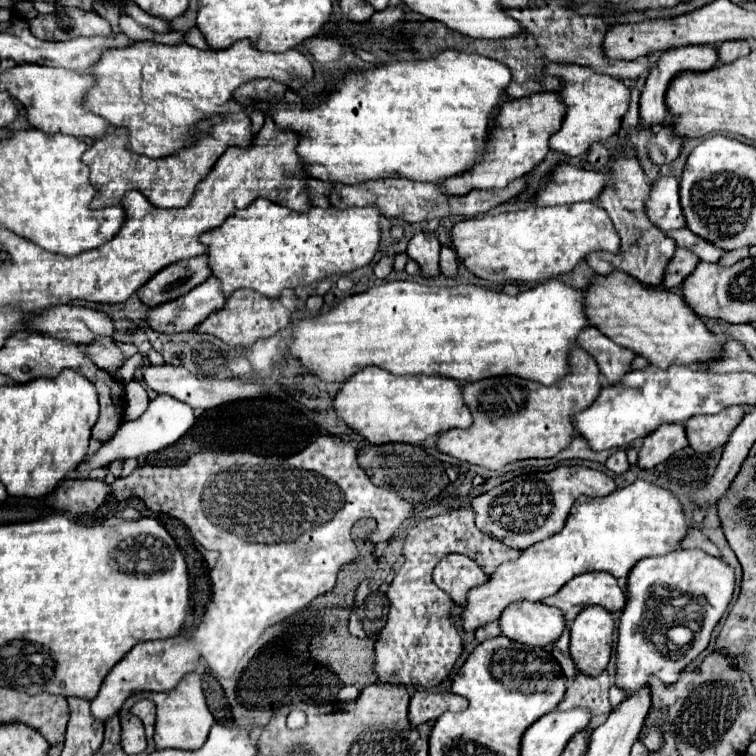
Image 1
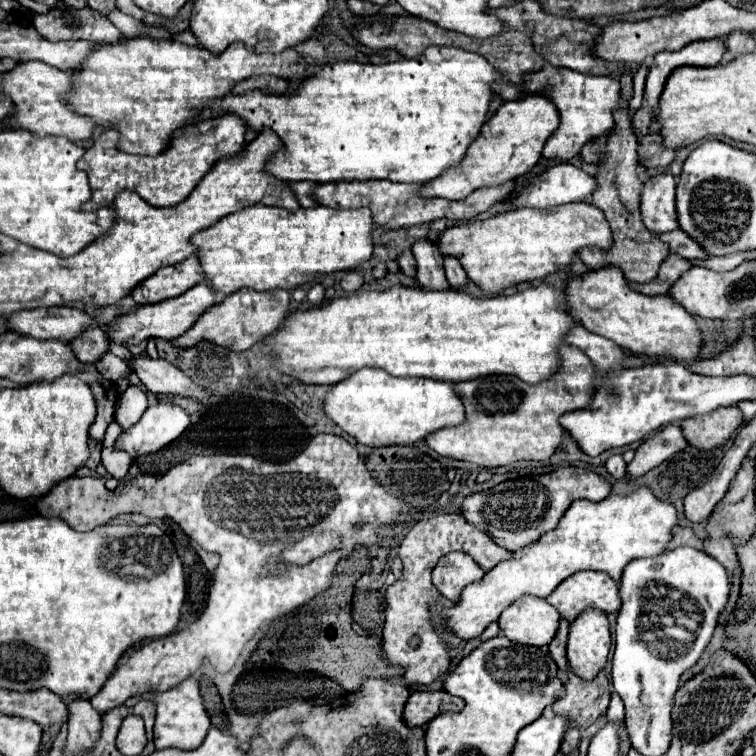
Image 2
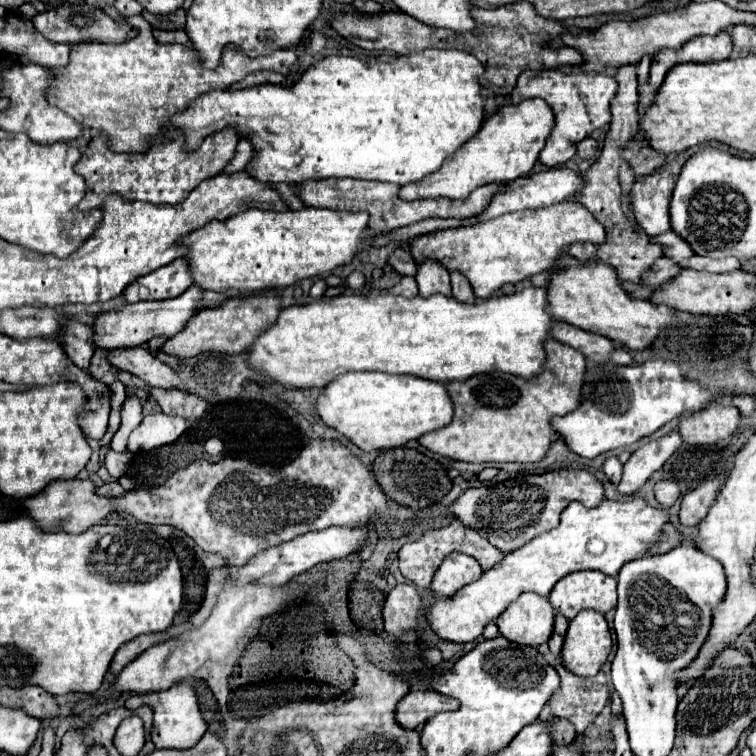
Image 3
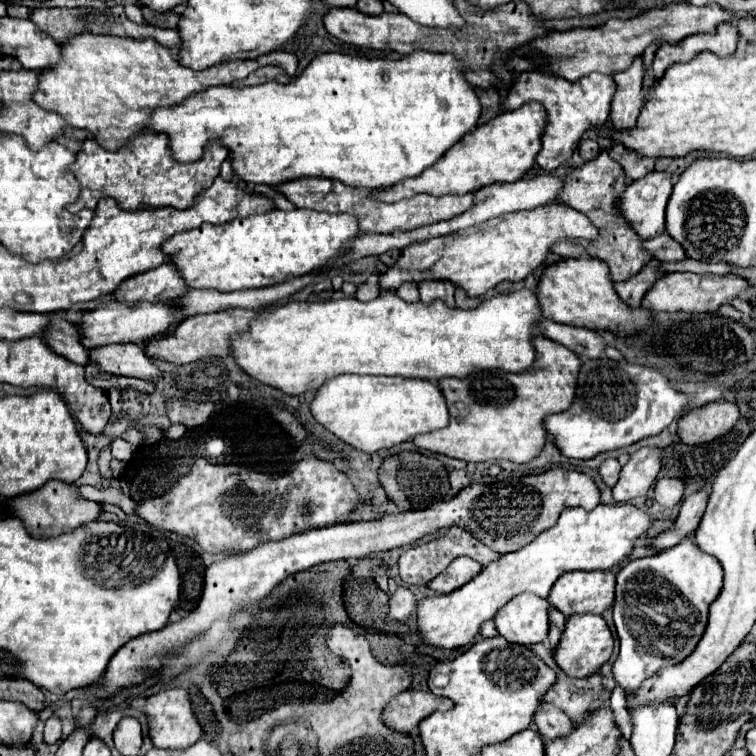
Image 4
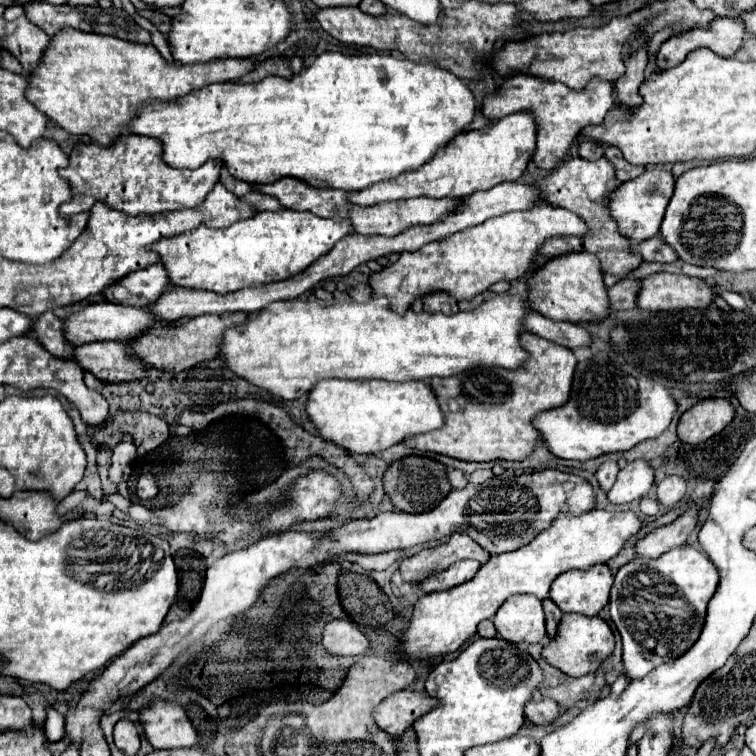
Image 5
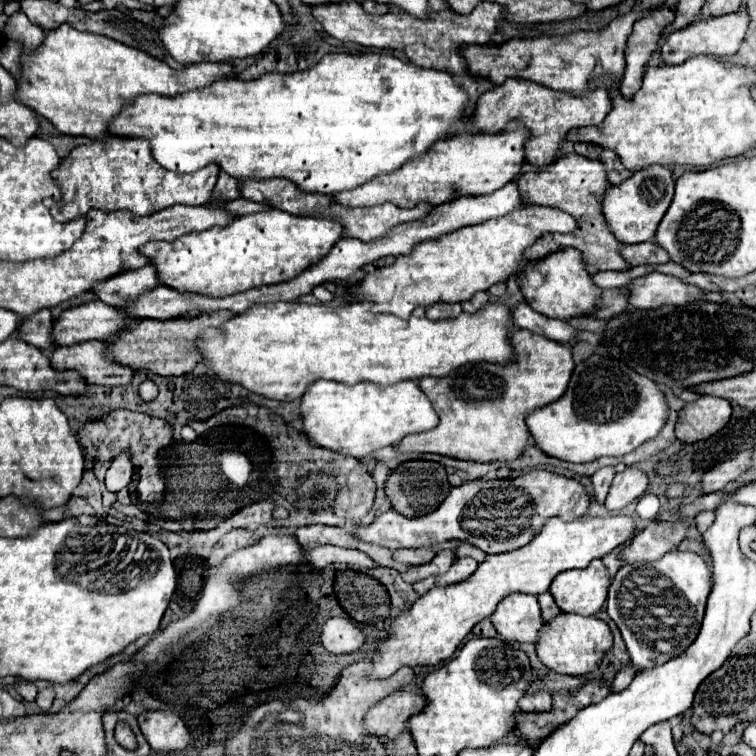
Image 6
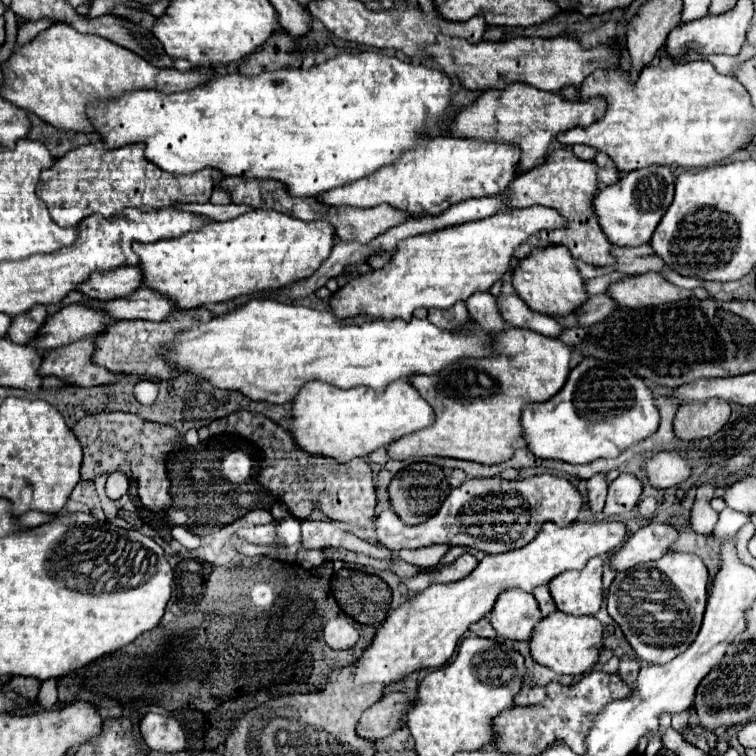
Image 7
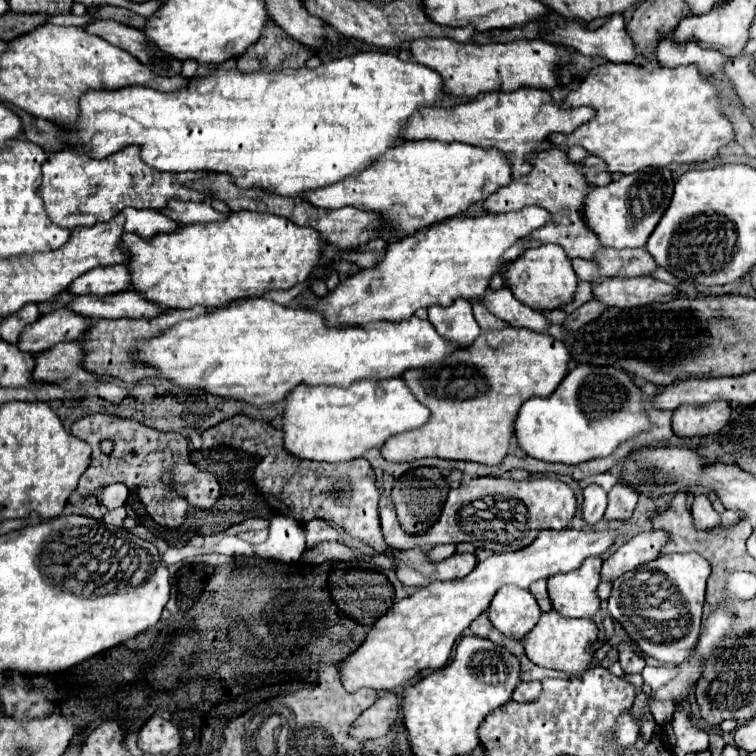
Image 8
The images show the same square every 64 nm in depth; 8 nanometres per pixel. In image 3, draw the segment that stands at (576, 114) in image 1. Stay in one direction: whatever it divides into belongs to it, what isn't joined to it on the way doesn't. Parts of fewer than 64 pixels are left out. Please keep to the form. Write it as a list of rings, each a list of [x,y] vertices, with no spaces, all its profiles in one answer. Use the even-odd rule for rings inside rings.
[[[526,70],[526,72],[522,72],[518,76],[518,84],[512,90],[512,104],[520,104],[520,100],[526,100],[526,98],[542,98],[552,108],[552,112],[554,112],[554,128],[552,128],[550,136],[546,138],[546,146],[542,148],[538,160],[544,166],[554,168],[554,166],[566,164],[576,154],[576,144],[580,140],[584,140],[590,132],[610,124],[610,100],[616,96],[616,90],[618,90],[618,84],[616,84],[614,76],[610,76],[610,74],[600,74],[600,72],[572,72],[572,74],[564,74],[560,70],[540,70],[540,72]]]

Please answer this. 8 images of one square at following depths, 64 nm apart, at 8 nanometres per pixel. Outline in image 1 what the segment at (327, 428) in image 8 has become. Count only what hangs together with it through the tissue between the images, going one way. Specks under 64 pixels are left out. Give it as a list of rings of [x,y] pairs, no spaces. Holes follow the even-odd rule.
[[[368,366],[340,384],[332,408],[336,416],[370,444],[420,444],[428,436],[450,428],[468,428],[472,416],[464,404],[460,384],[436,376],[394,376],[388,370]]]

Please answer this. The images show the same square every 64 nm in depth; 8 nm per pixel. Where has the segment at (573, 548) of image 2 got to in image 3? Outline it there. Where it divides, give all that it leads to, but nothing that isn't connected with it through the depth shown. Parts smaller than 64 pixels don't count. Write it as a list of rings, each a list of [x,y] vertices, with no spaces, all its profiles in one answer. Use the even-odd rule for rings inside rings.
[[[644,498],[604,500],[596,508],[584,508],[580,502],[568,504],[562,512],[560,524],[536,536],[526,546],[506,554],[492,570],[482,572],[476,582],[460,588],[452,598],[438,600],[426,608],[426,620],[438,638],[466,644],[476,640],[484,626],[500,616],[500,612],[514,602],[522,592],[548,596],[554,584],[576,570],[600,570],[608,576],[618,576],[618,570],[640,556],[648,554],[648,544],[660,540],[660,530],[668,516],[646,504]]]

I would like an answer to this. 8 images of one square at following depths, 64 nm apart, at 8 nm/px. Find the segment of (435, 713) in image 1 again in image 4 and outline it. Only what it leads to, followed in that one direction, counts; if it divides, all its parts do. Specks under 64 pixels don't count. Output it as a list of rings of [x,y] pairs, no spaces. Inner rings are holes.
[[[404,690],[394,696],[382,710],[382,722],[394,732],[408,734],[432,712],[446,712],[452,708],[452,700],[438,698],[432,692]]]

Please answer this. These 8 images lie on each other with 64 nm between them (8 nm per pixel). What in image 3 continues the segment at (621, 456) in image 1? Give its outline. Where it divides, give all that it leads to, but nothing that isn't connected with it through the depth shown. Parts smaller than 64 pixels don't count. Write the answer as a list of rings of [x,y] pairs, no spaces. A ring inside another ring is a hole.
[[[614,456],[608,458],[608,460],[604,462],[602,470],[604,470],[606,478],[608,478],[612,484],[618,484],[618,482],[620,482],[620,478],[622,478],[622,464],[620,464],[618,458],[614,458]]]

